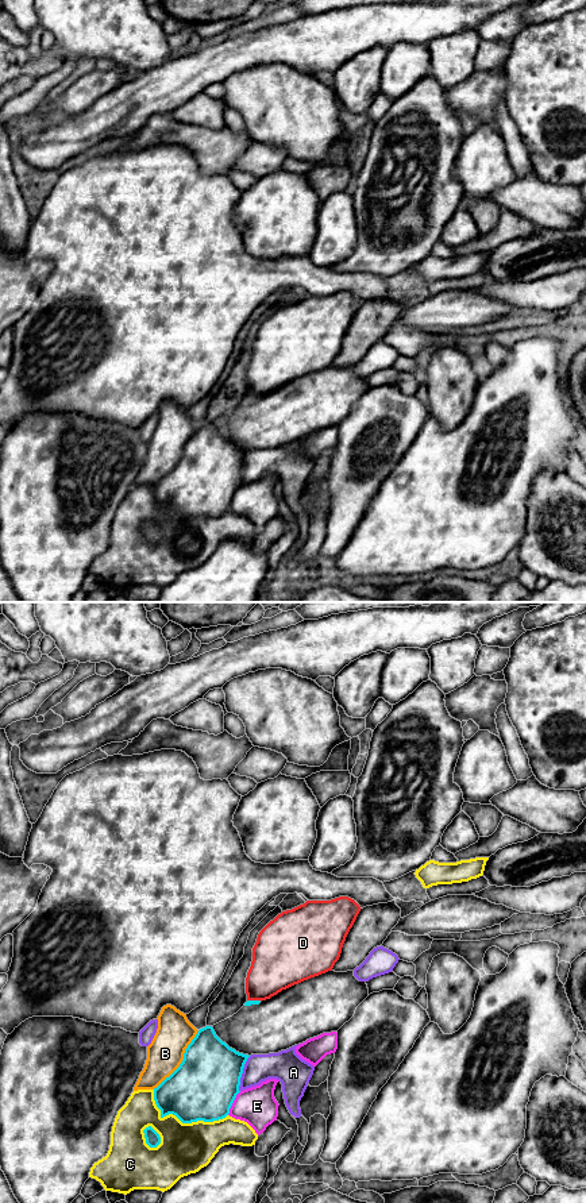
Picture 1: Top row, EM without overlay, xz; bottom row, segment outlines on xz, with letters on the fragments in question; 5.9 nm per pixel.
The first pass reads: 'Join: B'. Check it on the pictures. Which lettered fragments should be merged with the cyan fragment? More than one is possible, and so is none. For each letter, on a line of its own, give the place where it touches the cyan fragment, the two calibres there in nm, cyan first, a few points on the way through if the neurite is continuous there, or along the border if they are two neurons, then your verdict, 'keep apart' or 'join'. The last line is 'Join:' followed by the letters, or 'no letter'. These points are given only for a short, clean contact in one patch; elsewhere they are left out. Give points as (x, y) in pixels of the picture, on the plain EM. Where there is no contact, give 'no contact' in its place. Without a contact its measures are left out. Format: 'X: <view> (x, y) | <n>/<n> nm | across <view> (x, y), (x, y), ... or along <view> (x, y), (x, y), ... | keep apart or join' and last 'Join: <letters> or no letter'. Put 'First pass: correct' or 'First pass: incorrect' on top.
First pass: correct
A: xz (242, 467) | 380/170 nm | keep apart
B: xz (182, 457) | 380/220 nm | join
C: xz (181, 516) | 380/300 nm | keep apart
D: xz (254, 396) | 30/300 nm | keep apart
E: xz (232, 497) | 380/240 nm | keep apart
Join: B

